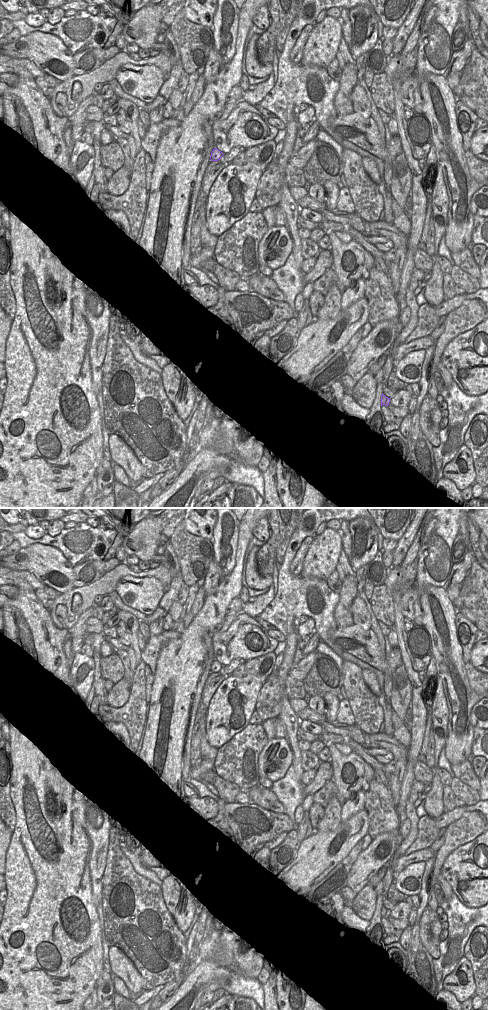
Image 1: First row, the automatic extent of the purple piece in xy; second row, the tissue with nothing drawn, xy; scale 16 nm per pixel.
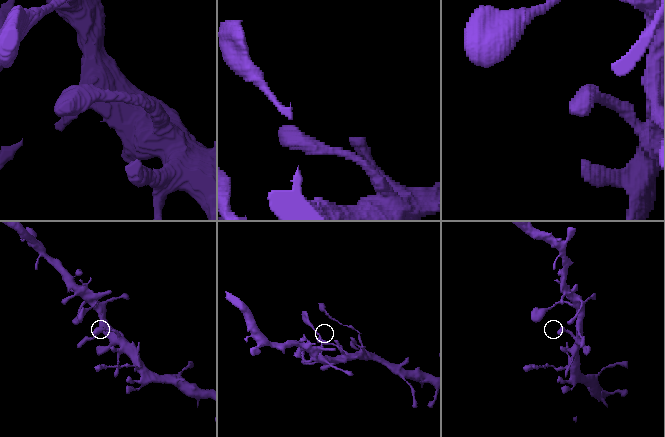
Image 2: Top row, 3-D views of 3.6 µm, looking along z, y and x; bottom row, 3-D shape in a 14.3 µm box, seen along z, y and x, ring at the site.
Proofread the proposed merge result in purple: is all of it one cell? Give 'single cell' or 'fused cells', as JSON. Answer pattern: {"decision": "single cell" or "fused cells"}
{"decision": "fused cells"}

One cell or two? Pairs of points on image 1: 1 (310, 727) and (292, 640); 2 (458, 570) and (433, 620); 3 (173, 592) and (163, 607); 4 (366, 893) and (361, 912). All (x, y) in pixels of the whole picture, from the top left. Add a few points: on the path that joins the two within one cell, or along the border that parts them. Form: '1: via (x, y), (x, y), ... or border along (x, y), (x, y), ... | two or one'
1: border along (301, 720), (298, 727) | two
2: border along (442, 587), (446, 589) | two
3: via (170, 596), (165, 603) | one
4: via (366, 898), (364, 907) | one

